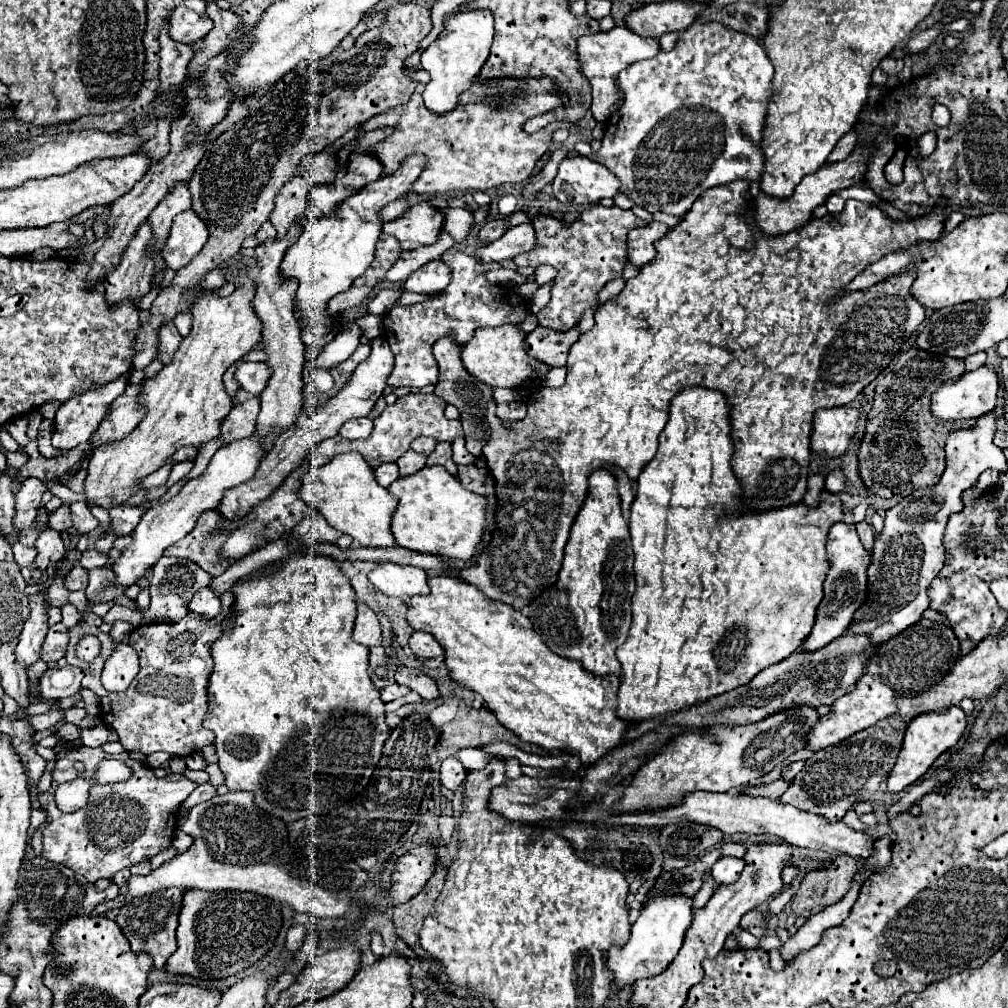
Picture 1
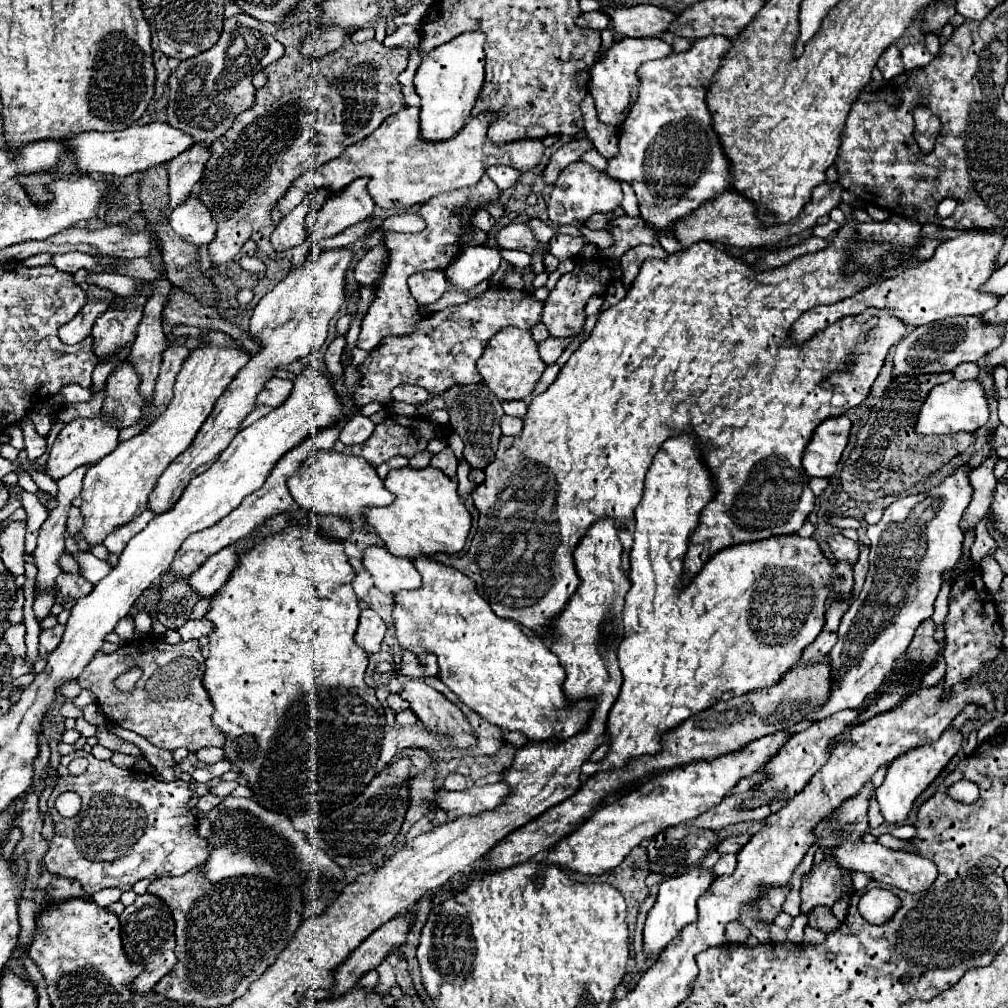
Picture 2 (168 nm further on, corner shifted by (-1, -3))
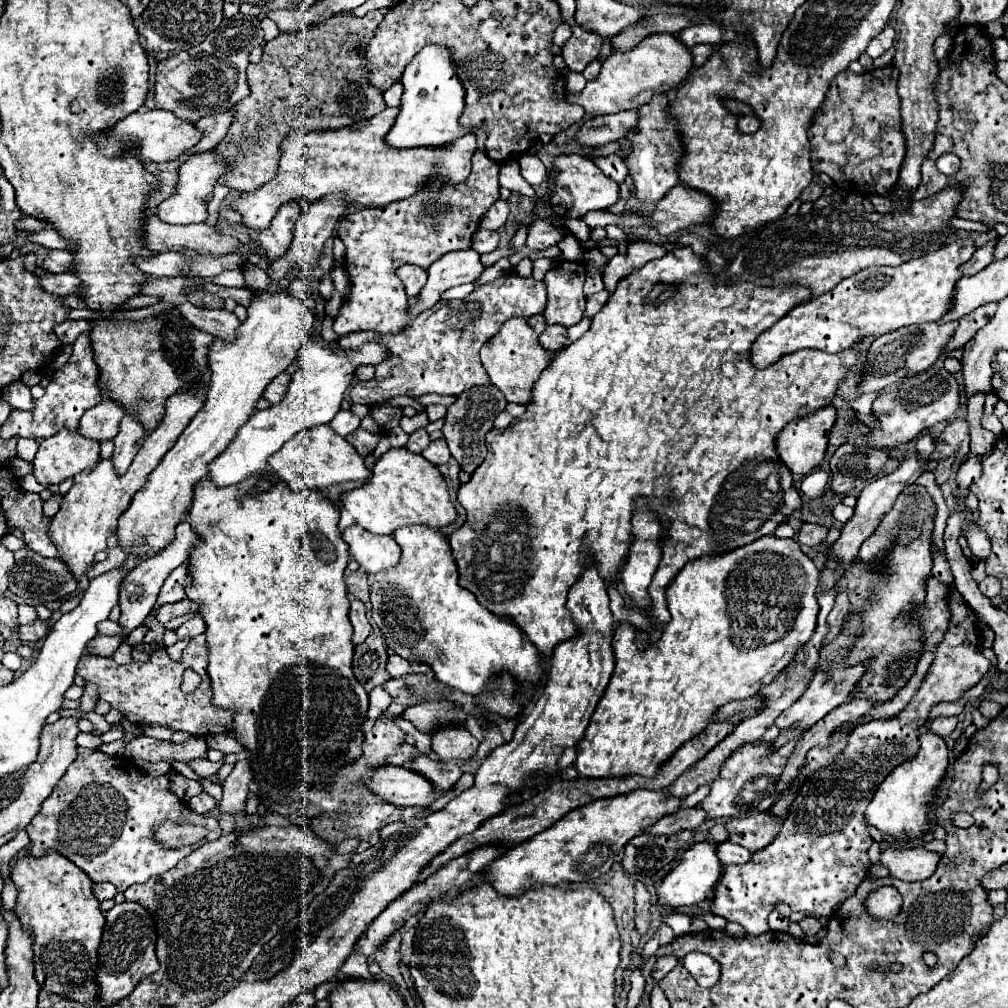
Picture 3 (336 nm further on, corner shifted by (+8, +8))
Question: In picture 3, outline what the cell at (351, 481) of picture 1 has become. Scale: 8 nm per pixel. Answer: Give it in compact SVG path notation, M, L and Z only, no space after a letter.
M329 426L307 428L295 434L289 442L283 444L279 452L269 456L269 466L273 472L295 492L301 490L323 490L331 484L339 482L367 482L371 478L371 470L365 466L359 452L341 436L337 436Z

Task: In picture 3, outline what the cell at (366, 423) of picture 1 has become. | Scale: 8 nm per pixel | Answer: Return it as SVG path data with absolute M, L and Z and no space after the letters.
M339 410L337 416L329 422L329 426L331 426L331 430L333 430L335 434L347 436L347 434L351 434L353 430L359 428L359 422L361 422L359 416L355 416L351 410Z

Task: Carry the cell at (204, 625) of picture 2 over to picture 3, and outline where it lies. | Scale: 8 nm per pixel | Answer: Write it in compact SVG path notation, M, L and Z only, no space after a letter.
M195 616L195 618L191 618L191 620L187 620L185 624L181 624L179 628L177 628L177 636L179 638L185 638L185 636L197 636L197 634L203 634L205 632L205 622L203 622L203 618L201 616Z

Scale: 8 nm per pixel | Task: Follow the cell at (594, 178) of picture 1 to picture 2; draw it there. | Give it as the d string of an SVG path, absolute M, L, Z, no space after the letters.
M576 161L562 169L558 181L554 183L550 201L548 201L548 217L554 225L574 225L580 229L586 225L588 217L594 213L610 213L622 203L622 189L616 179L610 179L606 173L598 171L596 167Z

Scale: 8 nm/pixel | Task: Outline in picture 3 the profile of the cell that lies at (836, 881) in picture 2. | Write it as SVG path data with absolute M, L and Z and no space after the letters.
M953 588L949 592L949 602L951 610L951 620L949 628L945 632L945 638L935 650L935 660L921 684L921 688L915 692L913 700L901 710L895 718L889 720L871 720L867 724L857 726L851 736L845 752L837 756L837 760L831 764L831 768L825 768L821 772L815 772L811 780L805 782L805 788L797 792L789 816L781 826L781 832L777 838L765 846L763 850L757 850L751 854L751 860L747 864L733 864L725 868L725 876L713 890L713 902L711 902L711 912L717 916L727 918L729 922L739 922L747 934L763 934L767 930L767 916L773 912L777 902L787 902L793 912L807 912L807 914L817 914L829 918L833 914L833 908L845 896L851 896L855 892L855 884L859 884L867 876L867 866L869 856L867 850L871 846L871 836L867 832L865 824L865 808L869 800L873 798L873 792L877 790L877 784L885 780L885 776L901 762L911 758L917 752L917 728L927 722L929 710L933 704L943 702L943 700L959 700L959 696L975 686L983 674L989 670L989 660L979 652L981 648L981 626L975 616L975 612L969 608L969 604L963 600L963 596Z

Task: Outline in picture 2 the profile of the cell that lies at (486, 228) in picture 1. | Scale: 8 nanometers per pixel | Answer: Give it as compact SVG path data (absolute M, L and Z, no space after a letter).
M510 223L508 227L496 233L496 241L502 249L516 249L528 253L532 257L532 271L542 273L544 255L550 251L550 247L548 245L542 247L526 223Z

